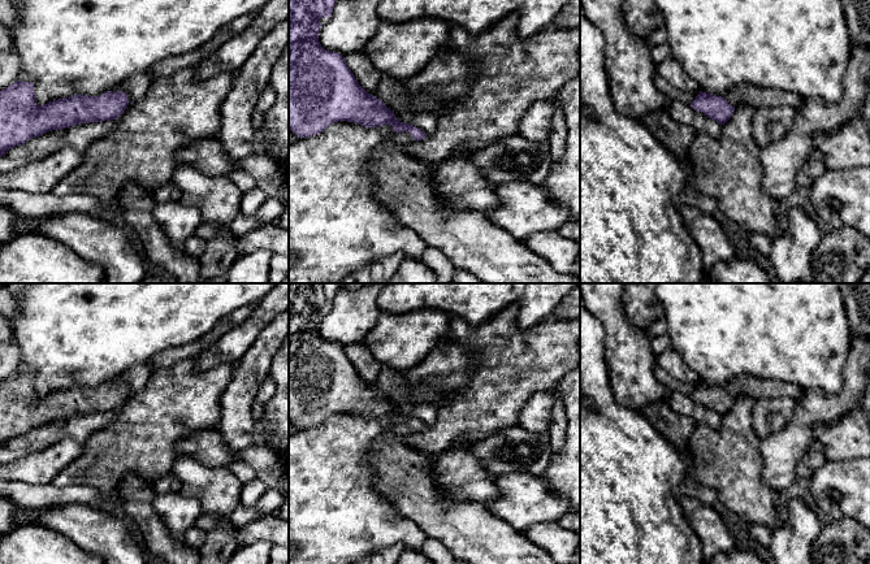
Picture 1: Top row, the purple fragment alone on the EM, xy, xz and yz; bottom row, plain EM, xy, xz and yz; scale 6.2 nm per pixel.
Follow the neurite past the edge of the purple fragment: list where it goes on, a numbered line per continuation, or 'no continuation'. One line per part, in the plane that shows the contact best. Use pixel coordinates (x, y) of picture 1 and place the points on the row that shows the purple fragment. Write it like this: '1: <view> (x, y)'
1: xz (468, 238)

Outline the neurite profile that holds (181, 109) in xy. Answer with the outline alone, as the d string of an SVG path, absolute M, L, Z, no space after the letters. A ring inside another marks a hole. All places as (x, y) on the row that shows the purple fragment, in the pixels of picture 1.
M195 68L178 70L169 78L152 81L146 96L129 104L116 118L113 135L92 142L86 152L85 161L64 177L55 187L57 196L91 195L109 212L121 212L117 200L120 191L127 183L156 191L173 178L177 168L178 149L198 140L213 138L220 129L220 108L234 84L234 73L218 73L200 79Z

